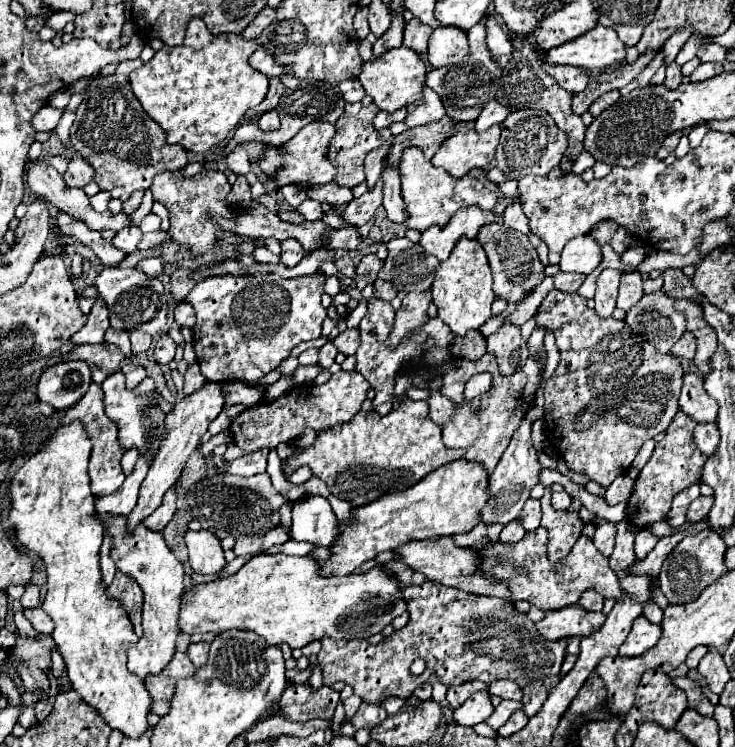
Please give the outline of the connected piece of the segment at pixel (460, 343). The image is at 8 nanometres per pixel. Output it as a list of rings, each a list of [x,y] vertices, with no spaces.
[[[468,331],[464,337],[456,337],[450,345],[452,357],[476,361],[486,353],[486,339],[480,331]]]

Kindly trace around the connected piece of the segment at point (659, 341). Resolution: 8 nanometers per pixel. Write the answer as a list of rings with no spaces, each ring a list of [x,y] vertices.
[[[664,291],[642,295],[626,315],[626,323],[660,353],[670,353],[672,343],[686,333],[686,315],[674,309],[674,301]]]

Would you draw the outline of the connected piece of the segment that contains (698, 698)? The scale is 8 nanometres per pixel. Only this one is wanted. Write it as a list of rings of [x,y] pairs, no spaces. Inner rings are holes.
[[[676,677],[674,679],[674,685],[680,687],[682,691],[686,691],[688,695],[688,707],[700,711],[700,715],[706,715],[710,717],[714,713],[714,705],[708,701],[708,697],[702,693],[702,687],[700,683],[692,681],[690,677]]]

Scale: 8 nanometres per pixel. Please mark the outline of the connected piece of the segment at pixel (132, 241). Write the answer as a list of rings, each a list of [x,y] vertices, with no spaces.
[[[130,225],[116,233],[116,237],[112,239],[112,245],[124,253],[134,253],[140,239],[142,239],[142,231],[136,225]]]

